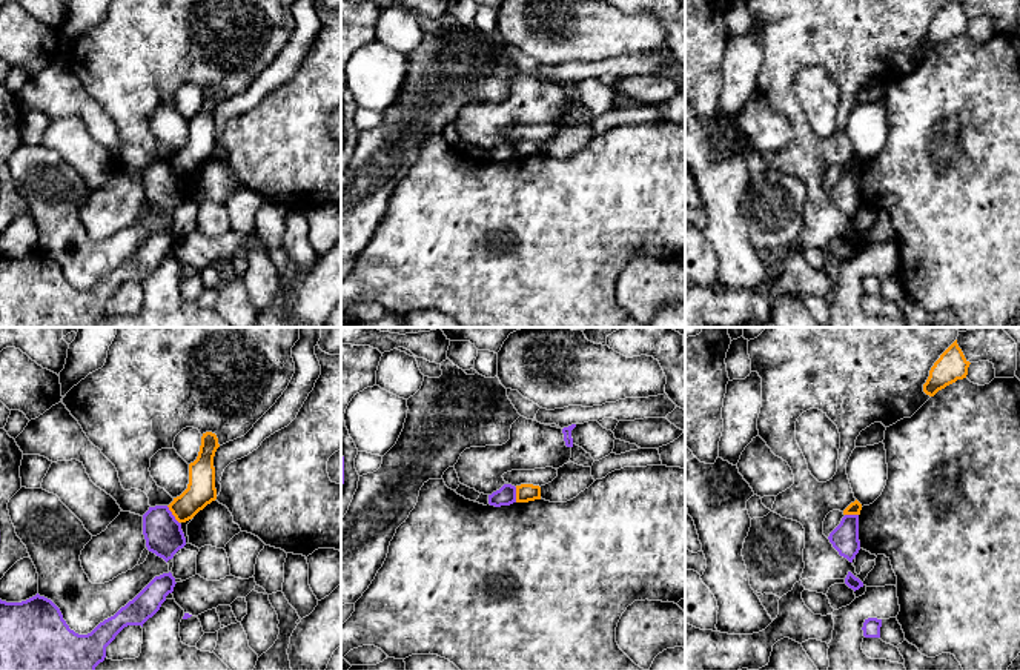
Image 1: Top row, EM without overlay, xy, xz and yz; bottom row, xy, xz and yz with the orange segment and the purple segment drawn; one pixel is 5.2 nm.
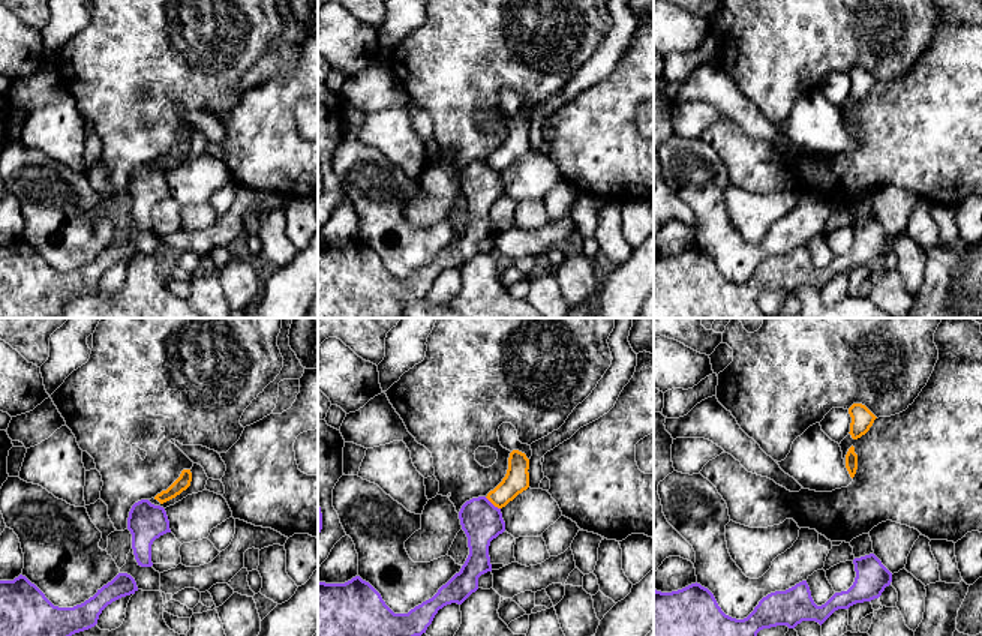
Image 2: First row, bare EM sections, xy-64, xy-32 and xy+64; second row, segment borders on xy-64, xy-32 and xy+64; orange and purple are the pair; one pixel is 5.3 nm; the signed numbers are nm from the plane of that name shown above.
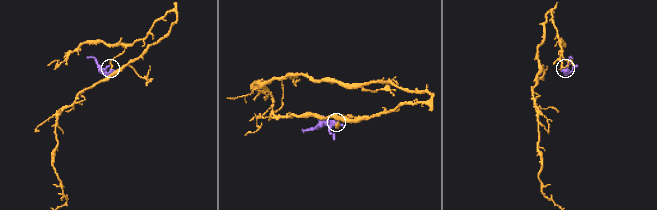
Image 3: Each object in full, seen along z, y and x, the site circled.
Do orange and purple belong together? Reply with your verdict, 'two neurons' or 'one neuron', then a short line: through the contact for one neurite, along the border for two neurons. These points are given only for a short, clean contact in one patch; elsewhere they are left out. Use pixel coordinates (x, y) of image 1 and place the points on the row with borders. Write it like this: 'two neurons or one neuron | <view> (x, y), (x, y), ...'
two neurons | xy (166, 506), (178, 523)

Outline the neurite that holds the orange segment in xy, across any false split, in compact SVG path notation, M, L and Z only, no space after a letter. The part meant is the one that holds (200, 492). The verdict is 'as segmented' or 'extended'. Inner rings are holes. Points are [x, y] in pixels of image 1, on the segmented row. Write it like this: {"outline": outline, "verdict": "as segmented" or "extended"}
{"outline": "M203 433L198 456L189 464L187 489L167 506L178 522L192 519L217 499L214 456L218 447L215 433Z", "verdict": "as segmented"}

